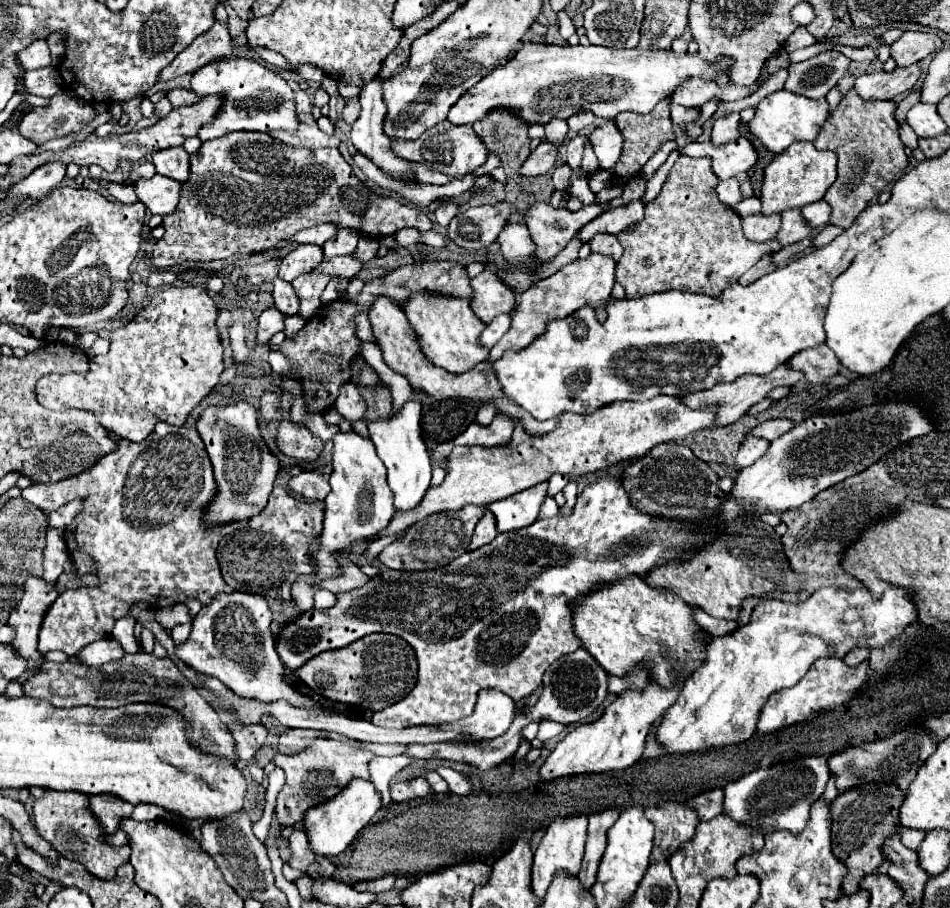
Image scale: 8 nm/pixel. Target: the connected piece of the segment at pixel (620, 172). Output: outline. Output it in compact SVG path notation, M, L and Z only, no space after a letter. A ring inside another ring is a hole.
M662 101L658 103L650 113L646 115L638 115L638 113L620 113L616 117L616 121L622 121L622 133L624 133L624 151L622 151L622 159L620 163L616 163L616 167L610 171L616 179L624 179L630 175L638 175L640 169L644 167L644 163L660 149L662 143L674 139L674 129L672 129L672 121L670 121L670 111L668 111L668 103L670 101Z

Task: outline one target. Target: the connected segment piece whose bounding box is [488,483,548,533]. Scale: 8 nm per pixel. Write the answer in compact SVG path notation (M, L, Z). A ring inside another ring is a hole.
M540 483L540 487L530 487L528 491L520 491L520 495L512 495L512 499L502 499L500 503L488 505L488 509L496 517L498 531L506 533L534 523L546 499L546 489L548 483Z

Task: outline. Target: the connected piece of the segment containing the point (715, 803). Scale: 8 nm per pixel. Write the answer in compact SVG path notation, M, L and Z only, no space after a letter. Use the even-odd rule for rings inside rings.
M712 789L712 791L700 793L688 801L688 805L698 811L700 821L710 821L712 817L716 817L722 811L722 803L724 803L722 789Z

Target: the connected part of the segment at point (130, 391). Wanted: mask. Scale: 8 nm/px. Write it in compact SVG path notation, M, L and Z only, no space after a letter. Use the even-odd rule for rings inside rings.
M166 287L166 289L158 289L154 293L154 297L150 299L150 305L146 309L142 309L134 321L130 321L128 325L124 327L118 327L110 333L110 351L108 355L100 355L100 357L92 357L90 359L90 371L86 375L78 375L78 373L66 373L66 375L46 375L42 377L38 383L36 383L36 395L38 395L38 401L48 407L48 409L56 409L60 411L62 407L78 407L78 409L90 409L98 415L100 423L112 431L116 437L124 437L124 439L130 439L130 441L142 441L146 439L154 425L158 421L168 421L172 425L182 425L188 417L188 413L202 401L202 397L206 397L212 387L220 381L220 373L224 371L224 359L222 359L222 343L220 343L220 337L218 337L218 331L216 331L216 317L218 317L218 309L212 301L212 297L202 289L202 287Z

